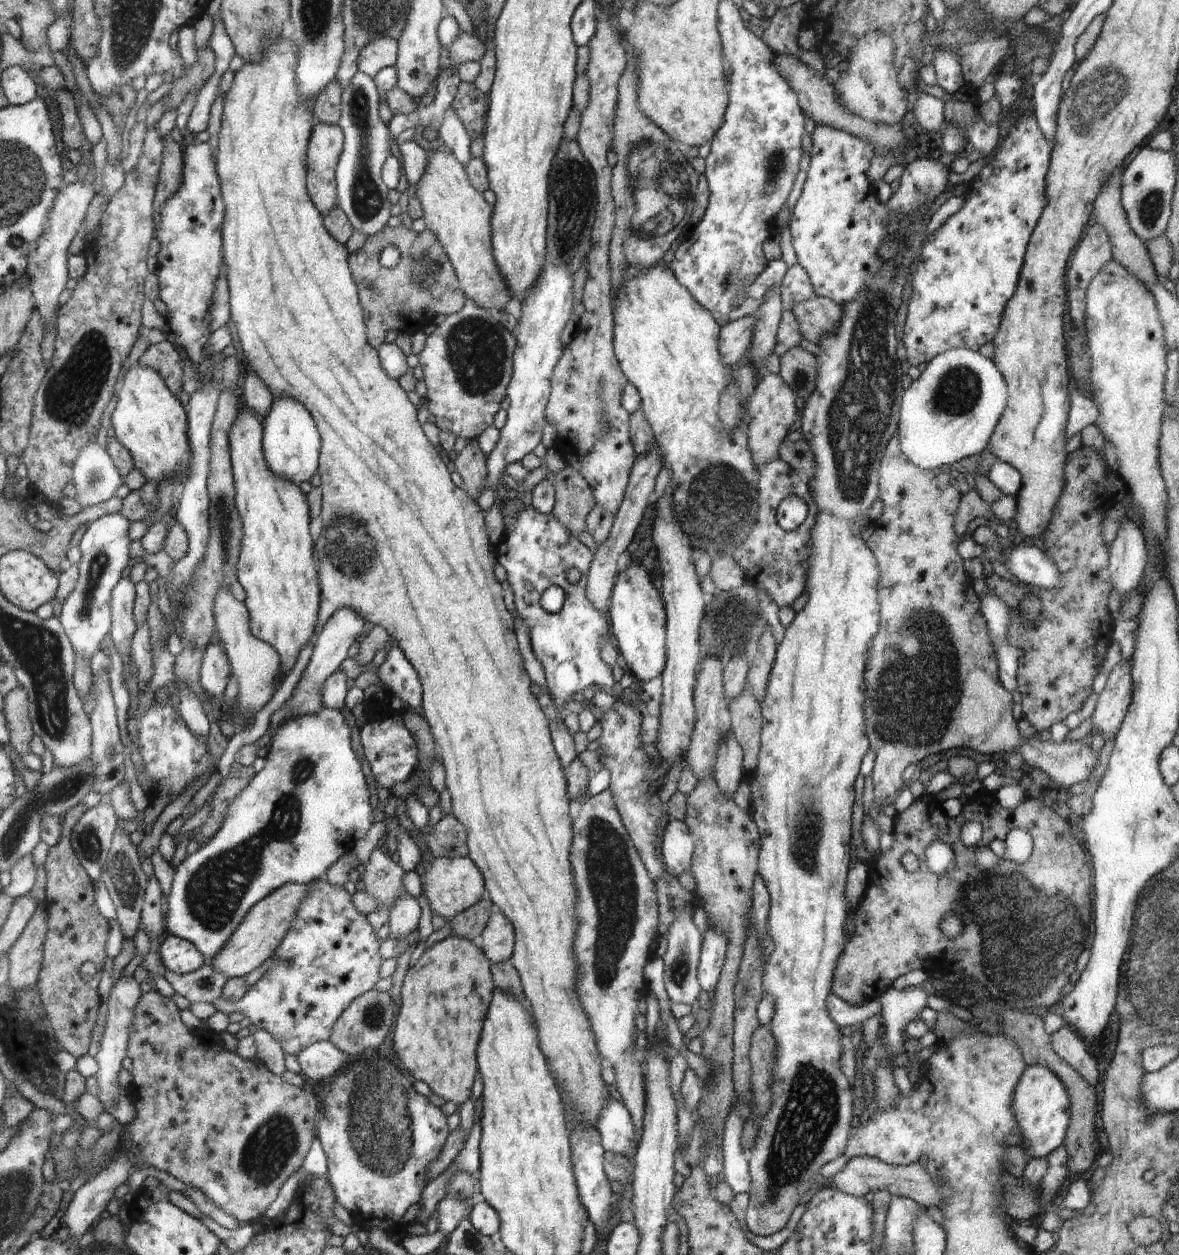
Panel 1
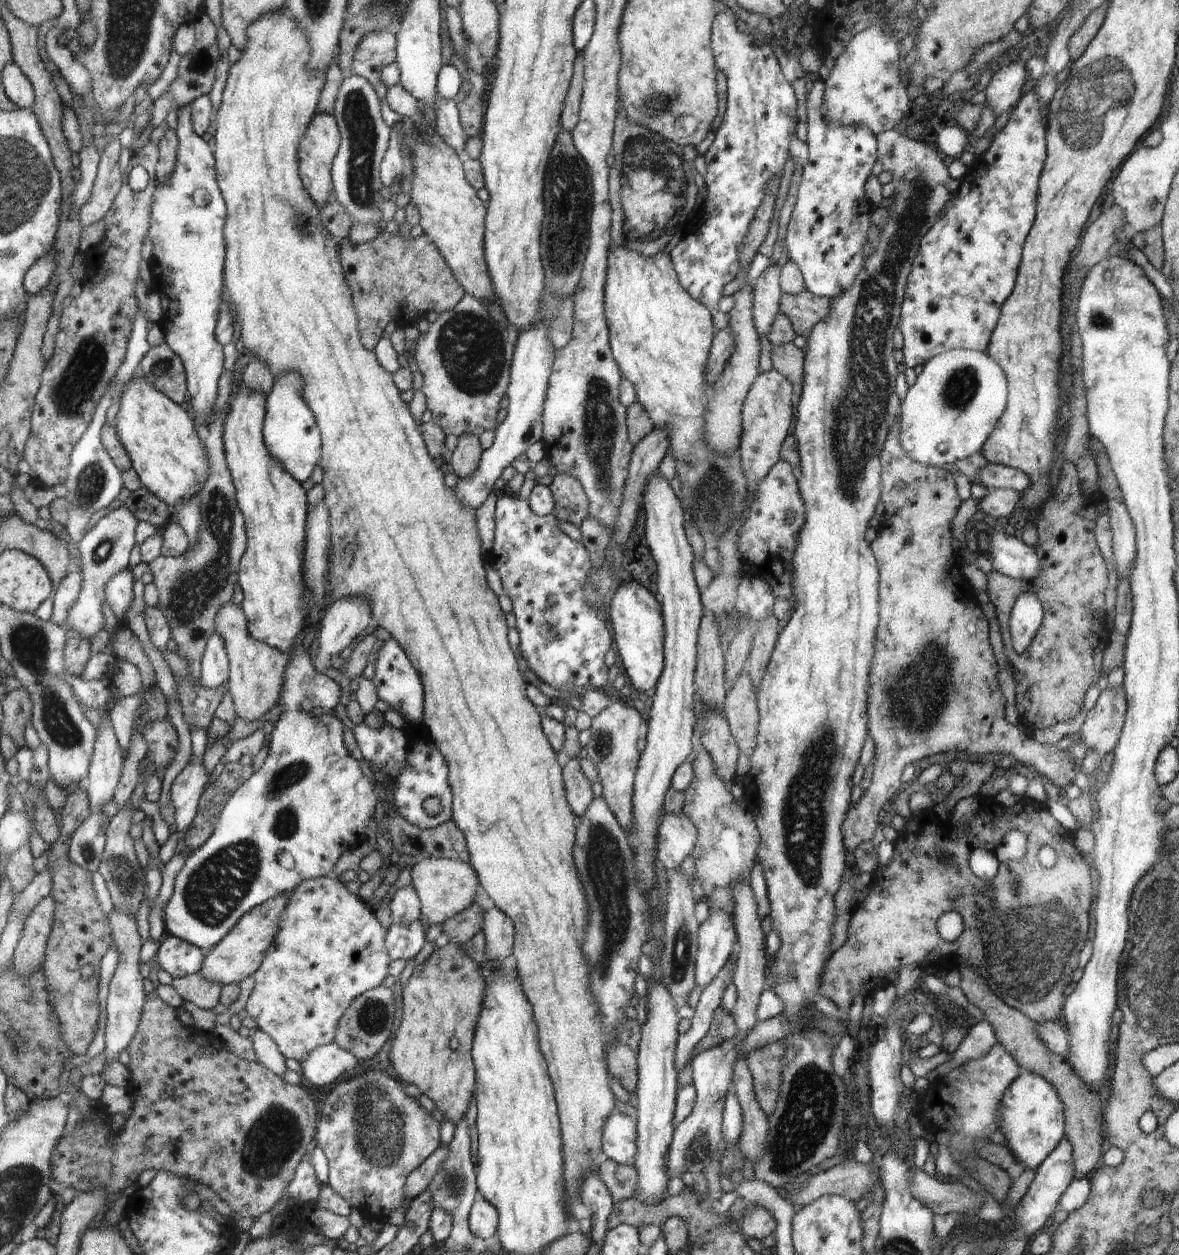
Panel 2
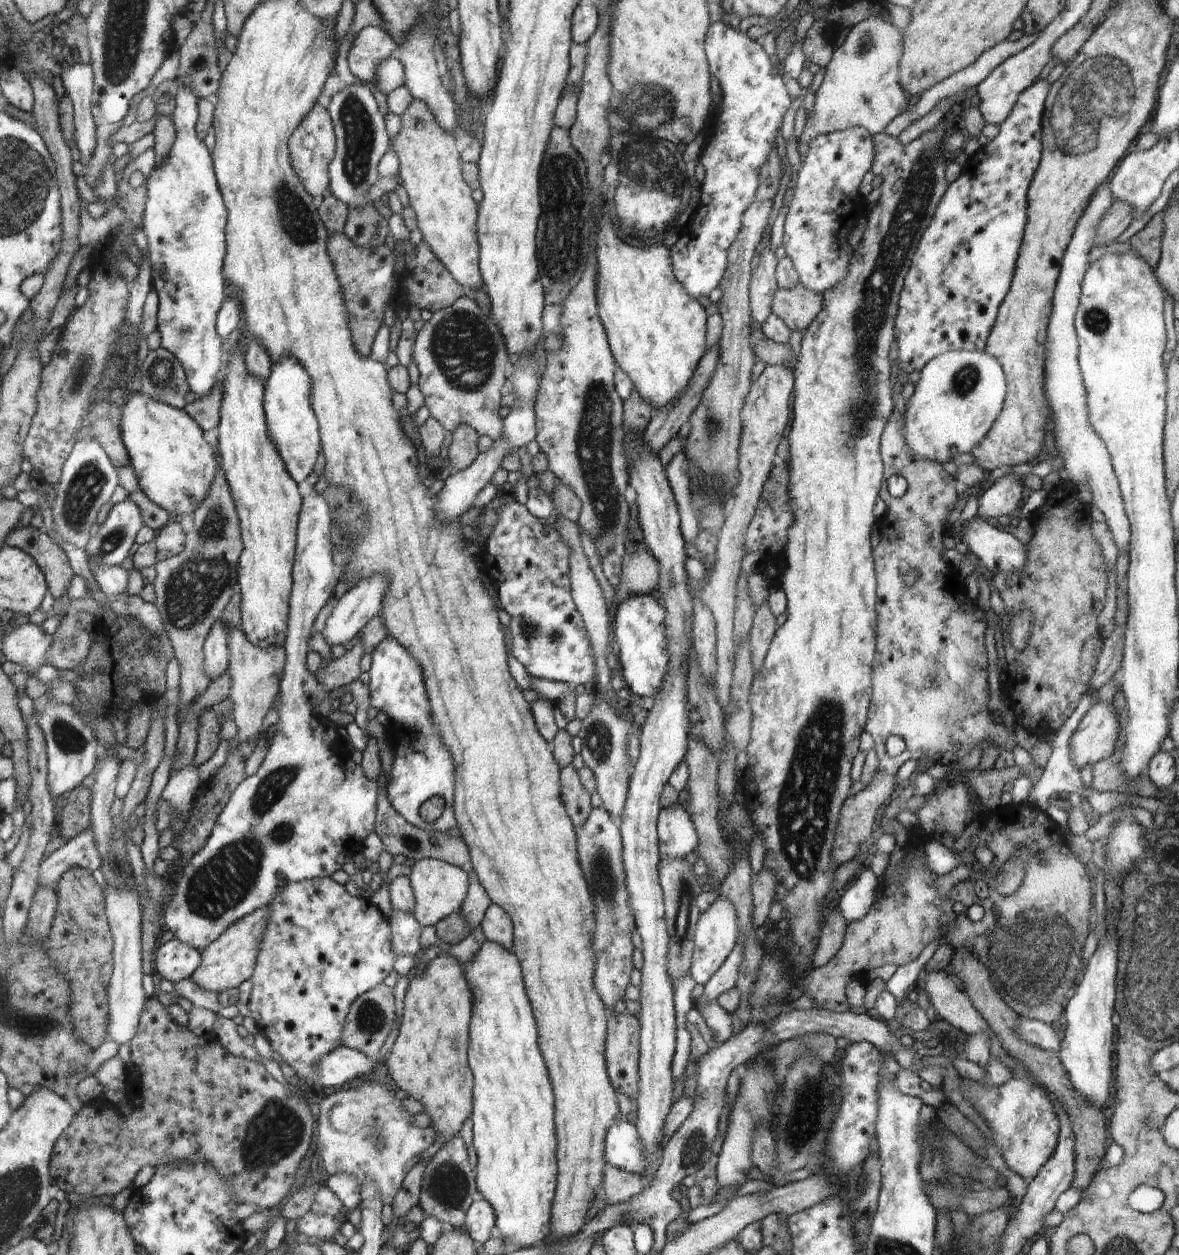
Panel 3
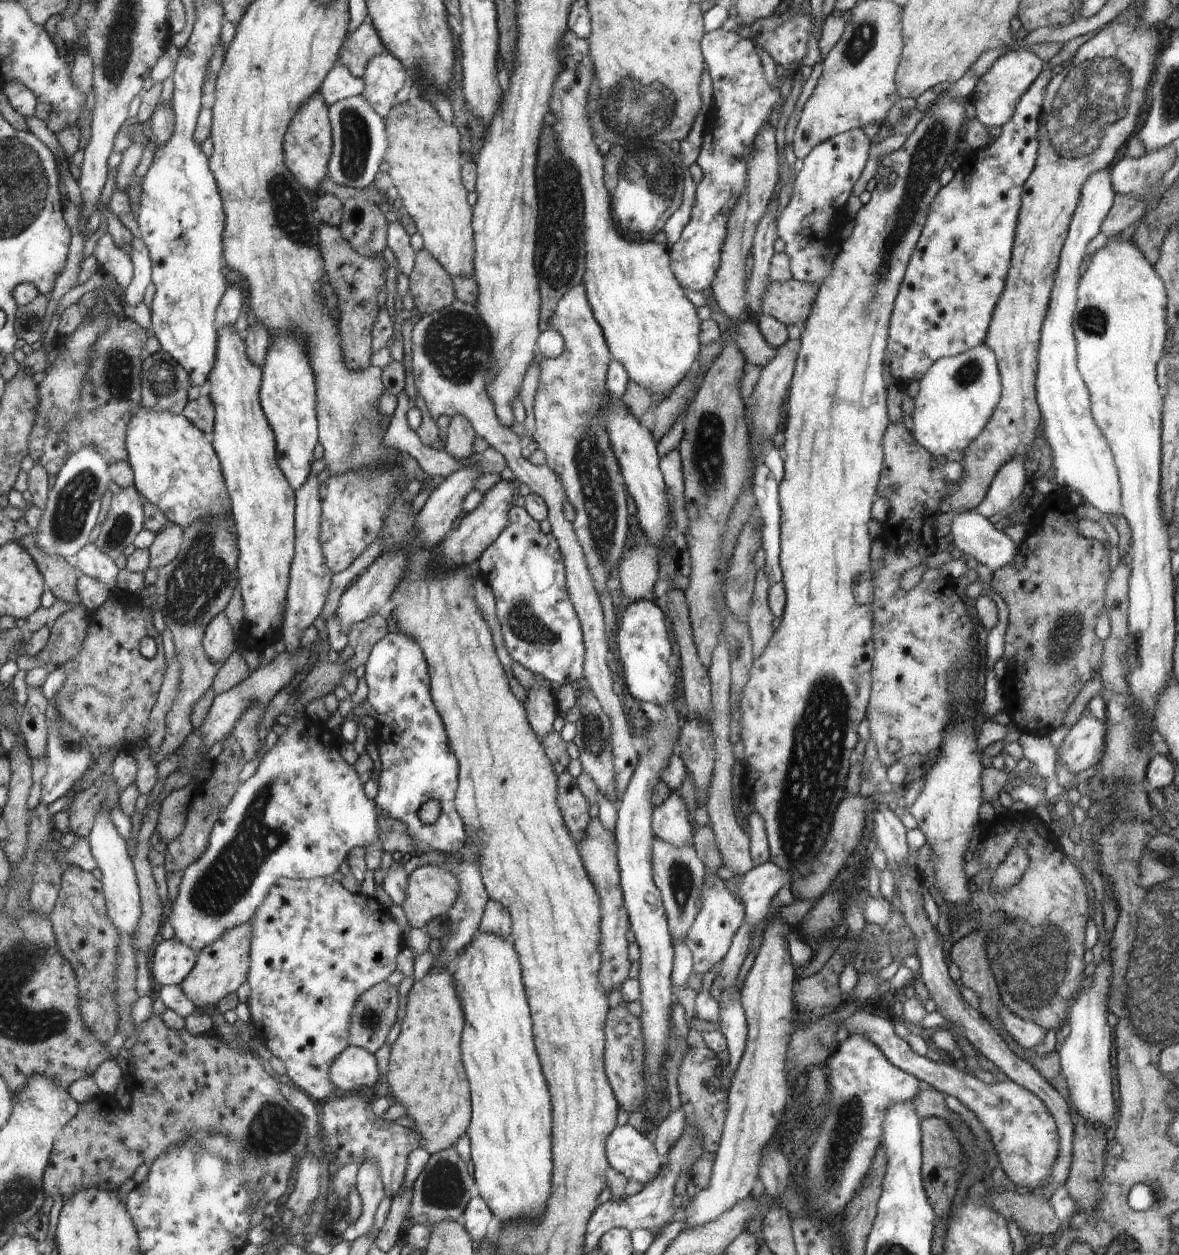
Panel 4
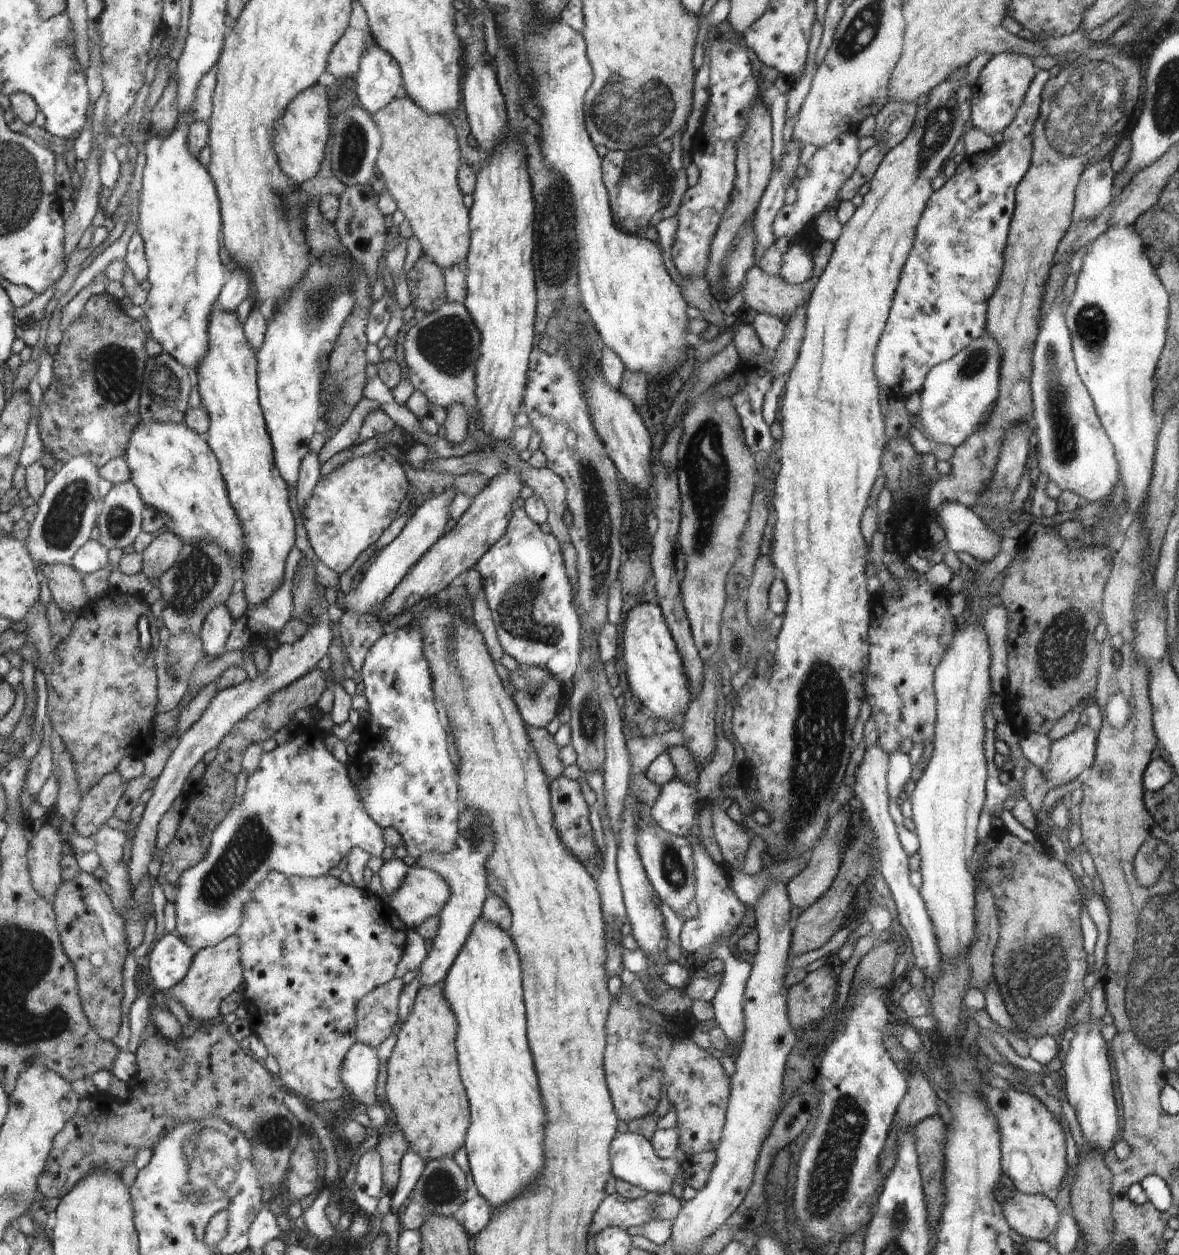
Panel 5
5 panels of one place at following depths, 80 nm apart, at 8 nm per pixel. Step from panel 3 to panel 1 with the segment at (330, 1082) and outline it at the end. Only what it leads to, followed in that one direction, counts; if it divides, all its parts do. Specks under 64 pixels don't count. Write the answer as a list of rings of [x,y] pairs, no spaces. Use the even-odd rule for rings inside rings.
[[[329,1041],[310,1044],[296,1056],[302,1072],[312,1080],[332,1080],[352,1060]]]

